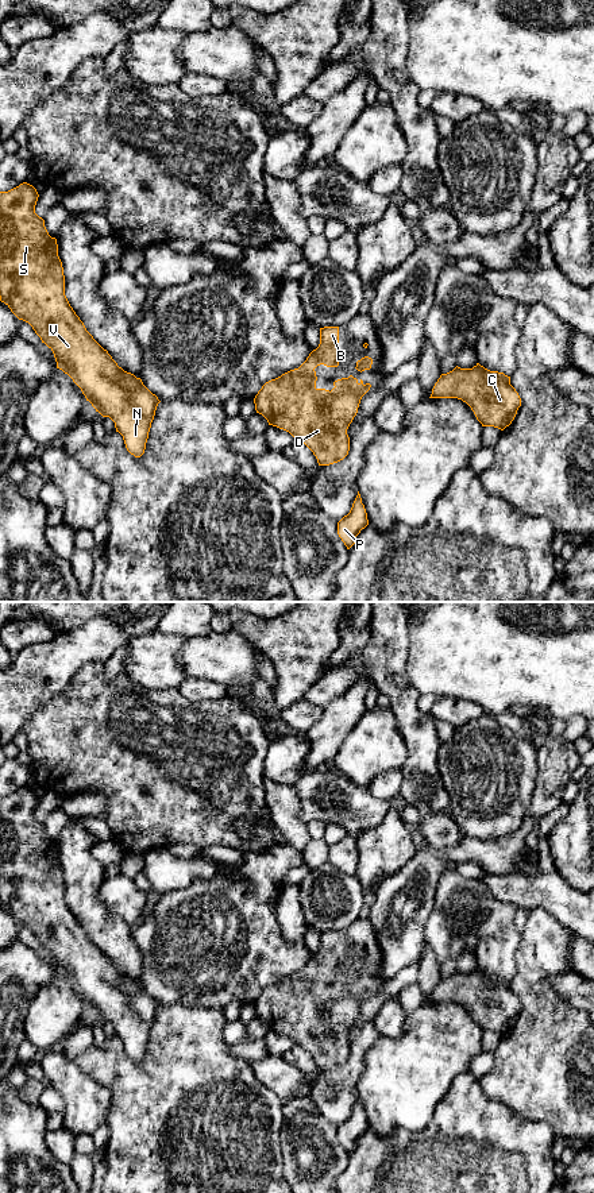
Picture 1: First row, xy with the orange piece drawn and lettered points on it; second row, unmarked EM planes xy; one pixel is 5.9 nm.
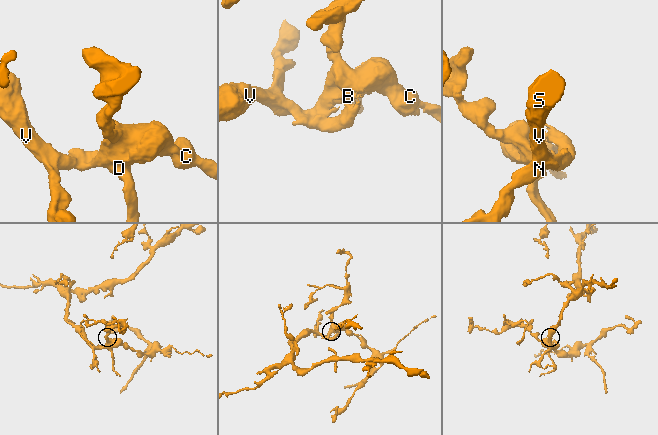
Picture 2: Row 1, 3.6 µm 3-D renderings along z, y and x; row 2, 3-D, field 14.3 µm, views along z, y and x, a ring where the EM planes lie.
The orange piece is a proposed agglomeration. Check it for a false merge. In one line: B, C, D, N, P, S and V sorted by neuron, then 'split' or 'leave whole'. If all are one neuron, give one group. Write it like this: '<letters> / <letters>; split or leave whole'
B C D N P S V; leave whole

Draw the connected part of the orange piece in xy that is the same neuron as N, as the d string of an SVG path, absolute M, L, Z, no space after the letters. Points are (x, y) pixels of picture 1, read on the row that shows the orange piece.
M27 182L0 192L0 301L19 320L32 327L42 343L53 351L57 368L73 379L96 412L115 422L127 451L140 457L161 401L140 378L117 366L70 306L65 296L65 275L57 239L49 235L45 220L35 213L38 197L36 189Z

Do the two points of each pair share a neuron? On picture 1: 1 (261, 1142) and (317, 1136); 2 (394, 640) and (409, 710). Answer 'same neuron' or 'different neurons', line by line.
1: different neurons
2: same neuron

